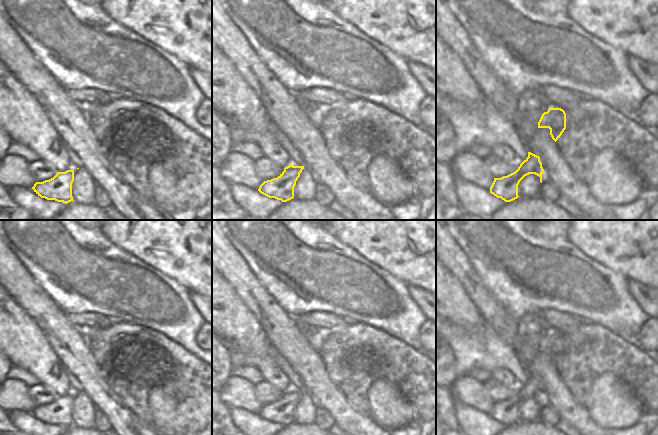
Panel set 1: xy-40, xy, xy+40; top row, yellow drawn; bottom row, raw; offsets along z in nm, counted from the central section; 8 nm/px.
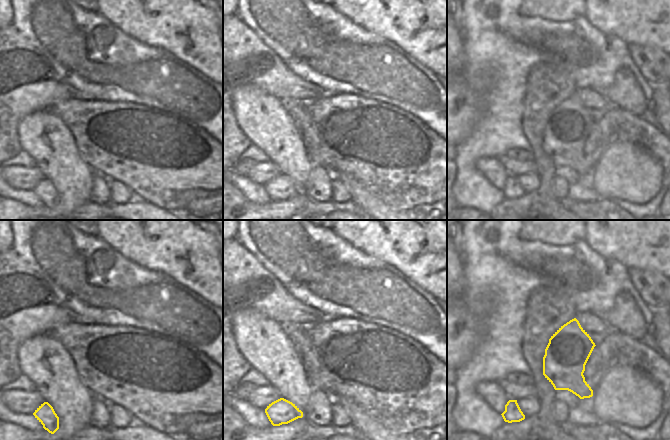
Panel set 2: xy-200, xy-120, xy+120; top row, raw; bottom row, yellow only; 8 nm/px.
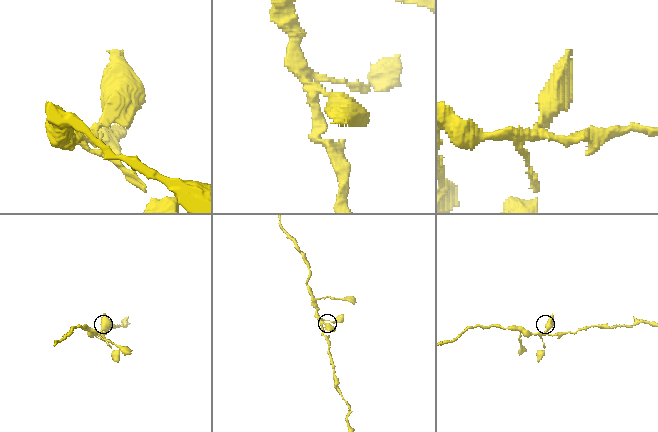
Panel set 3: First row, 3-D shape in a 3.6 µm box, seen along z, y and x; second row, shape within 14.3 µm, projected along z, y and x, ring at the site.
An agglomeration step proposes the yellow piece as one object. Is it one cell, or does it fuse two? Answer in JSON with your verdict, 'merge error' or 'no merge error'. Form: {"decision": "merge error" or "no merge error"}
{"decision": "no merge error"}

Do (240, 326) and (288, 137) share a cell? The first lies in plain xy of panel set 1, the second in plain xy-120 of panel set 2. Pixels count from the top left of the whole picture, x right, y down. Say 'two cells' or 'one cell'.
one cell

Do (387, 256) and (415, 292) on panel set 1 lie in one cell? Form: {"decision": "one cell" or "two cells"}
{"decision": "two cells"}

